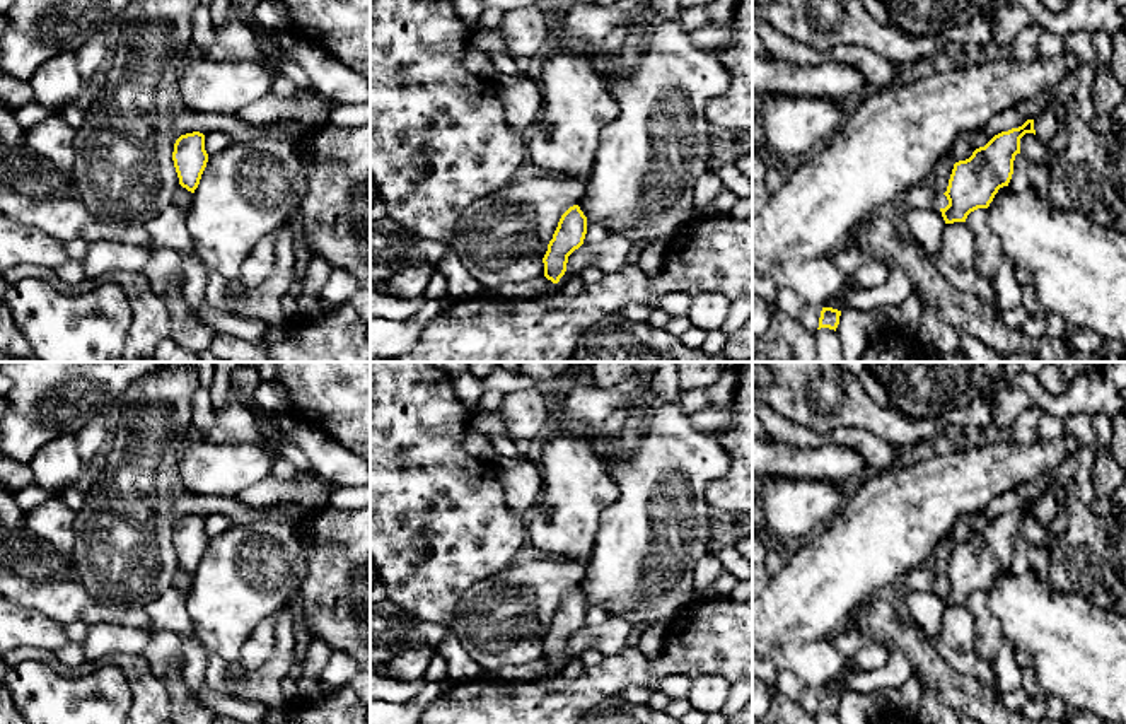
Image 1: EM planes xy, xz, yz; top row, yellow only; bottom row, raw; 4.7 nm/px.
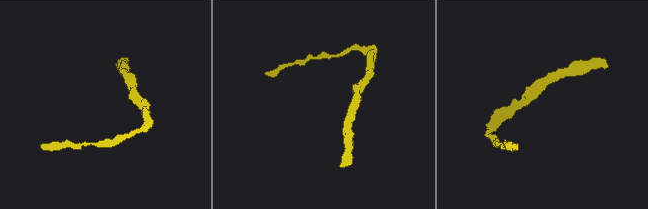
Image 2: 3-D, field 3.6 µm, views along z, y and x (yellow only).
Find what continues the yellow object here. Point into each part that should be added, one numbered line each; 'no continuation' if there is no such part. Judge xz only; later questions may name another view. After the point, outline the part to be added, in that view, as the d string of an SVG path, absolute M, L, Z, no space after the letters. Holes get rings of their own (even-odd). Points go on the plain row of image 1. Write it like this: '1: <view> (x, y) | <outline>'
no continuation

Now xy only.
no continuation

